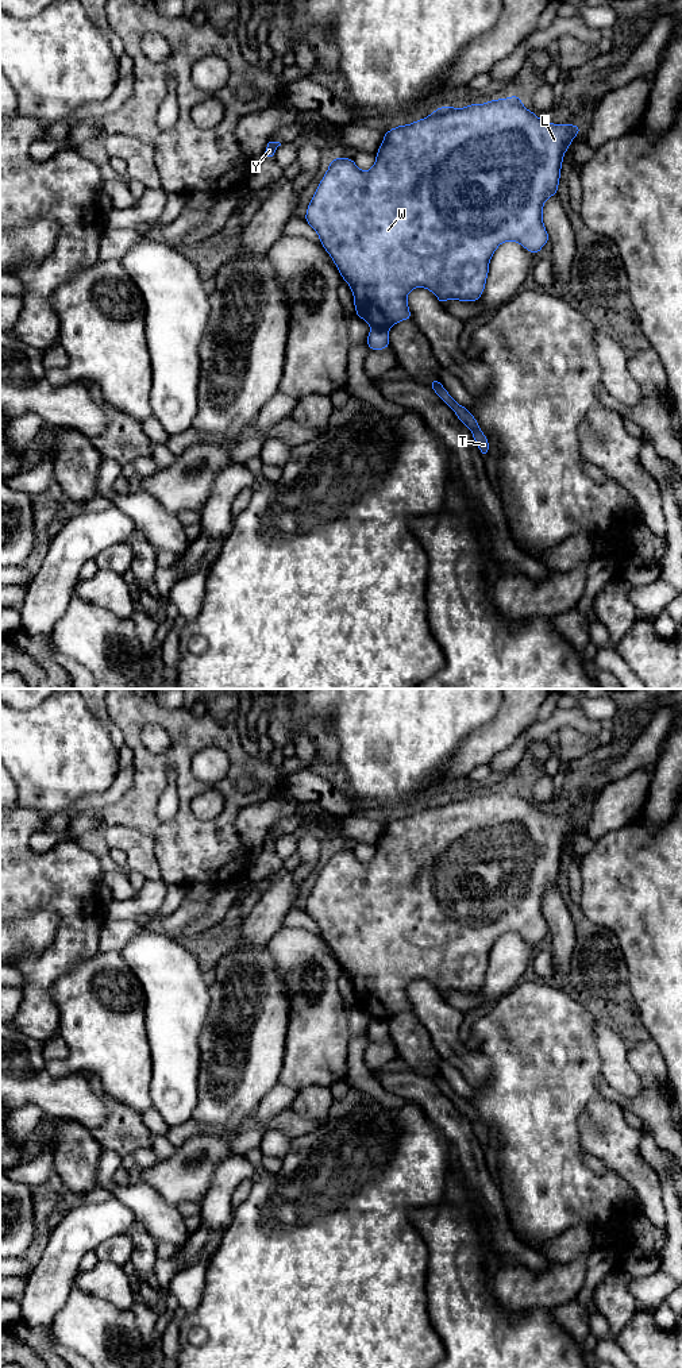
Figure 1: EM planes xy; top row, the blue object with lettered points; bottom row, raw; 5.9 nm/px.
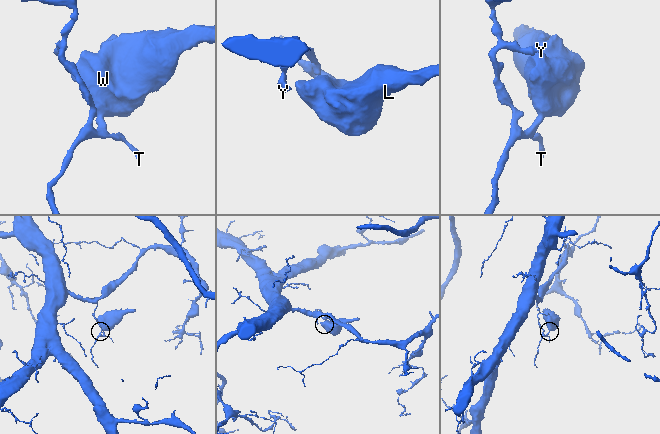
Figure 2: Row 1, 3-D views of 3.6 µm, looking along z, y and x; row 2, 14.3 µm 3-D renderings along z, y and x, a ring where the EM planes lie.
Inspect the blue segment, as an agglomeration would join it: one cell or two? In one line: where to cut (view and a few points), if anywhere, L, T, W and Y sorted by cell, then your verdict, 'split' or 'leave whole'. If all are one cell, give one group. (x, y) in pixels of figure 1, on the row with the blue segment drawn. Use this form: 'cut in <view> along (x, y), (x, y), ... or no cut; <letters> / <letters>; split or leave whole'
cut in xy along (372, 326), (386, 331); L W / T Y; split

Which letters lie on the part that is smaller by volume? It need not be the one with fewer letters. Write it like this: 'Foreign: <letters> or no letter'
Foreign: L, W

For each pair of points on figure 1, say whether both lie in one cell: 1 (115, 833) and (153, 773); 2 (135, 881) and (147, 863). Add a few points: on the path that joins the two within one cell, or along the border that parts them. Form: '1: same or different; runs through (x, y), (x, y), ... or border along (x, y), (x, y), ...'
1: different; border along (103, 824), (133, 827), (150, 836)
2: different; border along (131, 870), (139, 871), (146, 878)

